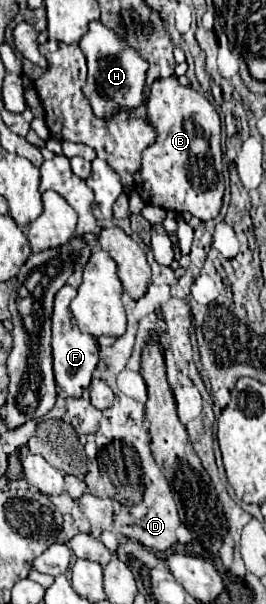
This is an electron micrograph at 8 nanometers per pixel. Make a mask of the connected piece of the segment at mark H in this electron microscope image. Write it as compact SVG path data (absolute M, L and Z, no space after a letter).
M100 21L90 23L86 35L80 39L80 49L88 59L86 97L90 99L90 105L98 117L112 115L118 109L134 109L138 103L142 103L146 61L136 51L130 51L130 47L126 47L126 43L118 39L114 31L102 27Z

